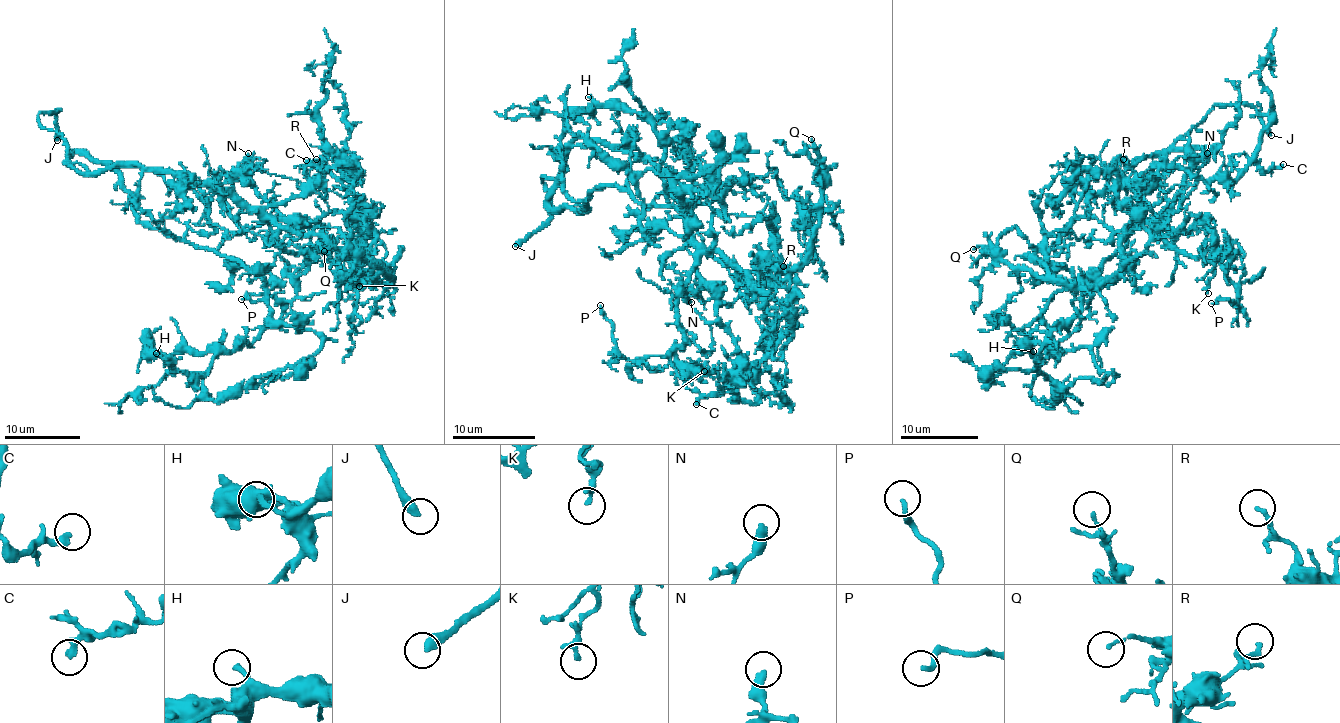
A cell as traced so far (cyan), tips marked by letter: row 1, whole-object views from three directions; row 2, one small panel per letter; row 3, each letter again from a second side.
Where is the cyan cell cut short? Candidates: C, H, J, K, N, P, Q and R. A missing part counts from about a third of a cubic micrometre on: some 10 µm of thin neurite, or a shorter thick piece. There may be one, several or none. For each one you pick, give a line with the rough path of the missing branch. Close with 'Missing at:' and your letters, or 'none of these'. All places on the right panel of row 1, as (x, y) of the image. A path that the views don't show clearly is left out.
Missing at: J

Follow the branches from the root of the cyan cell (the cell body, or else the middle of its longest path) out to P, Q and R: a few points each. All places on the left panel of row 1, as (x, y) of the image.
P: (137, 198), (146, 171), (183, 173), (260, 216), (282, 247), (311, 254), (290, 300), (241, 299)
Q: (137, 198), (146, 171), (216, 184), (282, 226), (322, 235), (388, 282), (380, 268), (324, 251)
R: (137, 198), (146, 171), (174, 171), (216, 184), (249, 206), (272, 206), (312, 183), (320, 167), (316, 159)

